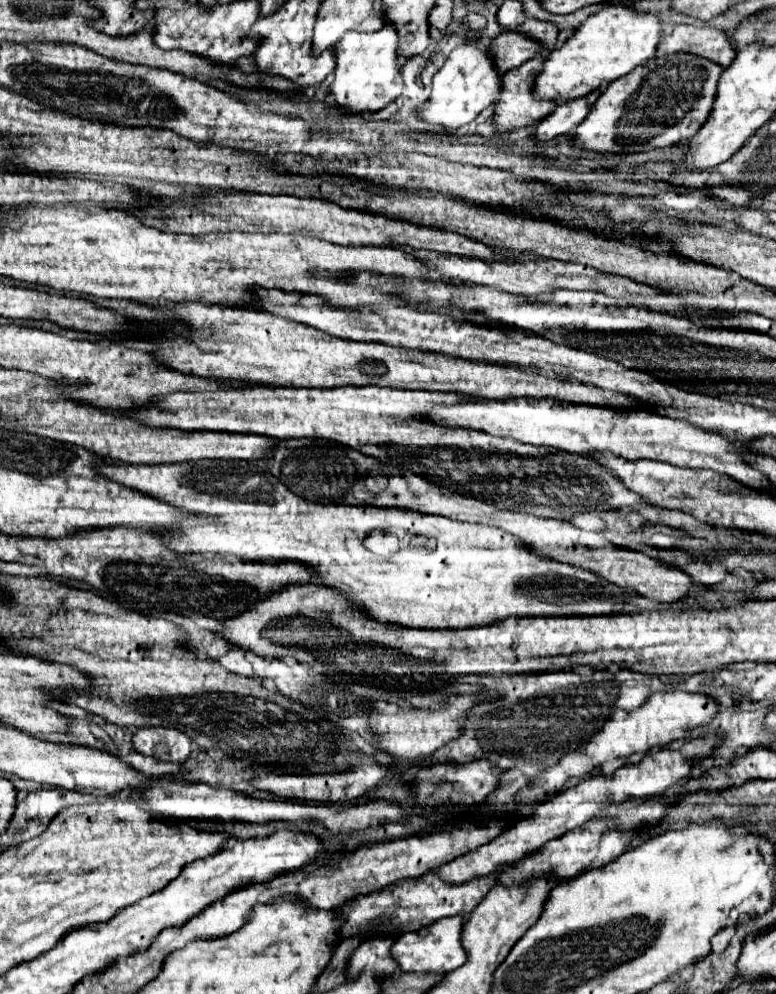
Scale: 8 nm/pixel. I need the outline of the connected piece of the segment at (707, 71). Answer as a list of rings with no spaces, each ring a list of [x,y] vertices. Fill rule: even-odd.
[[[694,53],[656,57],[636,71],[614,79],[592,105],[588,119],[576,129],[576,145],[600,153],[634,153],[652,147],[686,143],[712,113],[716,83],[724,67]]]

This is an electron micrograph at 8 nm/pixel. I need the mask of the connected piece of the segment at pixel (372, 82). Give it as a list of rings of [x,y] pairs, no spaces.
[[[390,21],[380,31],[374,31],[368,39],[364,39],[362,33],[348,31],[340,43],[336,43],[336,69],[330,85],[336,105],[358,115],[384,109],[404,89],[398,61],[398,29]]]

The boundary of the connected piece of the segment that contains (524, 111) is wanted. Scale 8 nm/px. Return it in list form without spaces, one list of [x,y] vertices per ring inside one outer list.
[[[536,55],[534,59],[522,63],[520,67],[510,69],[502,77],[502,95],[500,95],[500,101],[496,103],[496,131],[502,133],[502,131],[512,131],[516,127],[526,127],[526,125],[538,123],[556,109],[558,103],[536,97],[536,77],[538,77],[540,69],[544,67],[544,61],[546,59],[542,55]]]

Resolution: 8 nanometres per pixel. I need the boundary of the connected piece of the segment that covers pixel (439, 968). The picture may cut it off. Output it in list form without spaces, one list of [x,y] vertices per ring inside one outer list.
[[[454,915],[454,917],[438,919],[436,923],[422,927],[418,931],[402,933],[392,945],[392,957],[396,959],[400,969],[408,973],[450,973],[466,961],[464,949],[460,947],[462,923],[464,919],[460,915]]]

